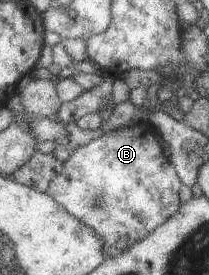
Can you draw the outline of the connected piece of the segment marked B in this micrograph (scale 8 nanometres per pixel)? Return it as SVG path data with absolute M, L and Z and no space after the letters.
M140 121L135 126L104 131L102 136L76 148L63 162L62 172L52 177L46 193L80 222L93 228L103 244L107 259L125 253L133 244L172 218L181 205L178 190L182 184L153 126L147 121Z

